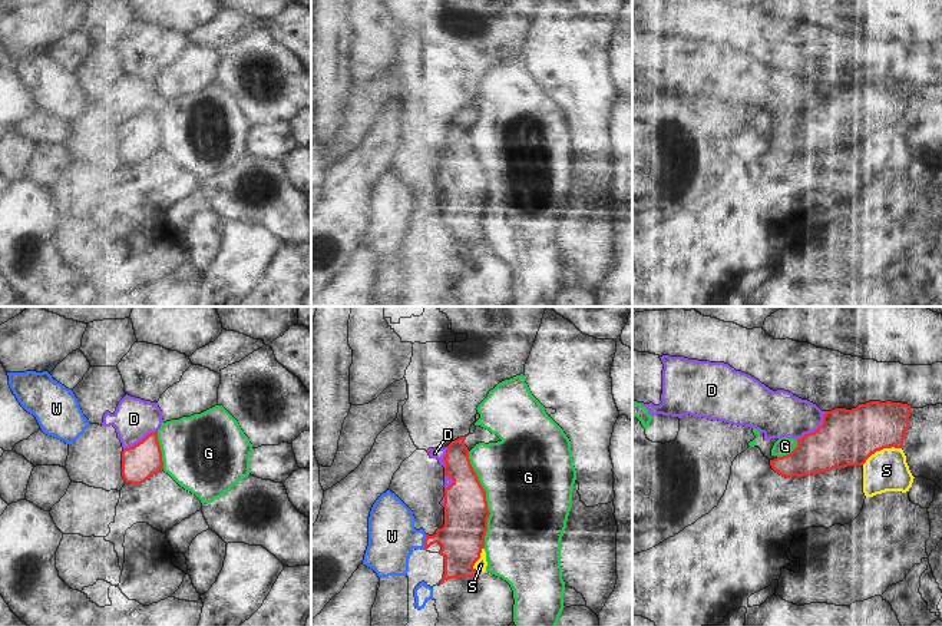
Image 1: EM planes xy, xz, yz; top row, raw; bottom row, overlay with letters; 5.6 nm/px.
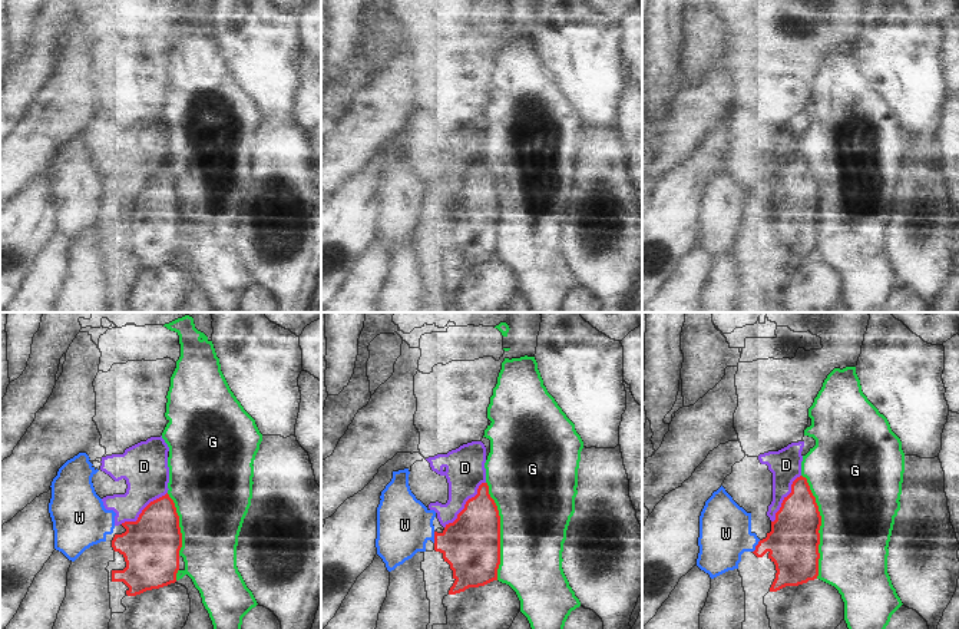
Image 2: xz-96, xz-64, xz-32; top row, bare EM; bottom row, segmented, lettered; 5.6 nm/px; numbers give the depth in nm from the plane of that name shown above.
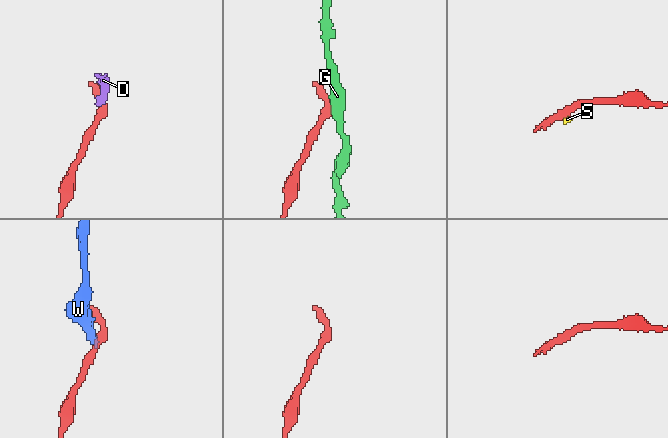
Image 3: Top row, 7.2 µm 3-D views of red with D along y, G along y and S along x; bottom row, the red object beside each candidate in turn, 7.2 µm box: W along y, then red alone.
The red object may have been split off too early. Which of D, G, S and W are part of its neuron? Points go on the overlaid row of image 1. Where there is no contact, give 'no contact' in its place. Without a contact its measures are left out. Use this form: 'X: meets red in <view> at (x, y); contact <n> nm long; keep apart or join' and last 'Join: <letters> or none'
D: meets red in yz at (816, 430); contact 240 nm long; keep apart
G: meets red in xz at (485, 500); contact 550 nm long; keep apart
S: meets red in yz at (881, 449); contact 240 nm long; keep apart
W: meets red in xz at (425, 542); contact 90 nm long; keep apart
Join: none

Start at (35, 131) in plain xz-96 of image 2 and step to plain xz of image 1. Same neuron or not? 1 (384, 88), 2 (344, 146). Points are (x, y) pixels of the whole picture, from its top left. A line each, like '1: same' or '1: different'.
1: same
2: same

